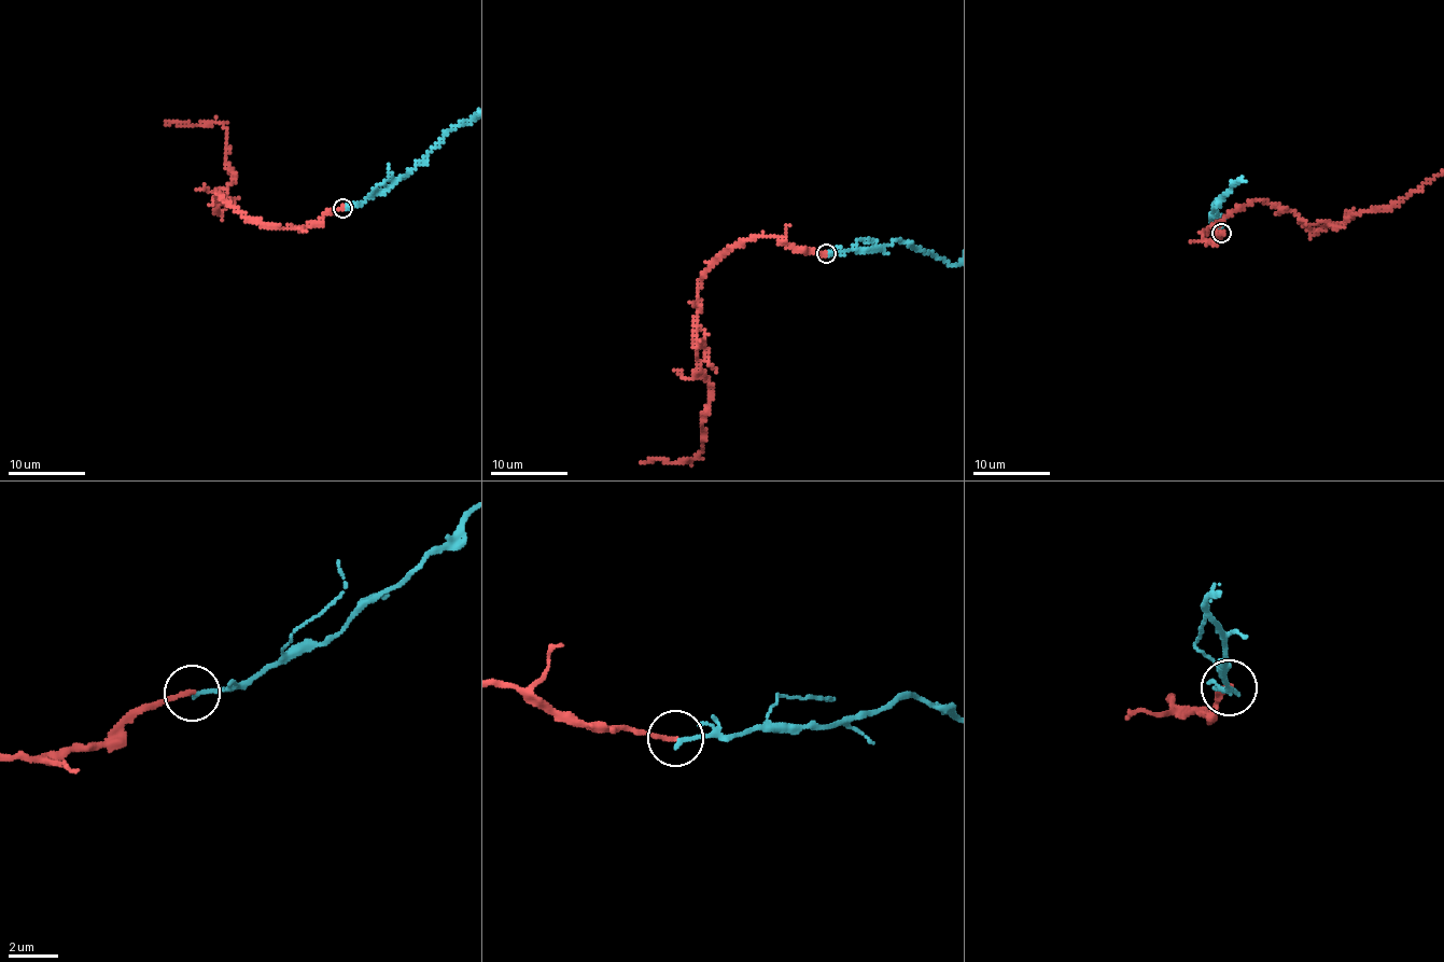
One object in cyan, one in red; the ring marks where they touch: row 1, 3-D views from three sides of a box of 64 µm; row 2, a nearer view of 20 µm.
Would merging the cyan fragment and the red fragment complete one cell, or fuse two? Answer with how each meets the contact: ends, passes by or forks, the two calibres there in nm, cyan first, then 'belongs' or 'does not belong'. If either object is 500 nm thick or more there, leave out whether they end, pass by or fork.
cyan ends there; red ends there; 190 nm thick on the cyan side, 180 nm on the other; does not belong

